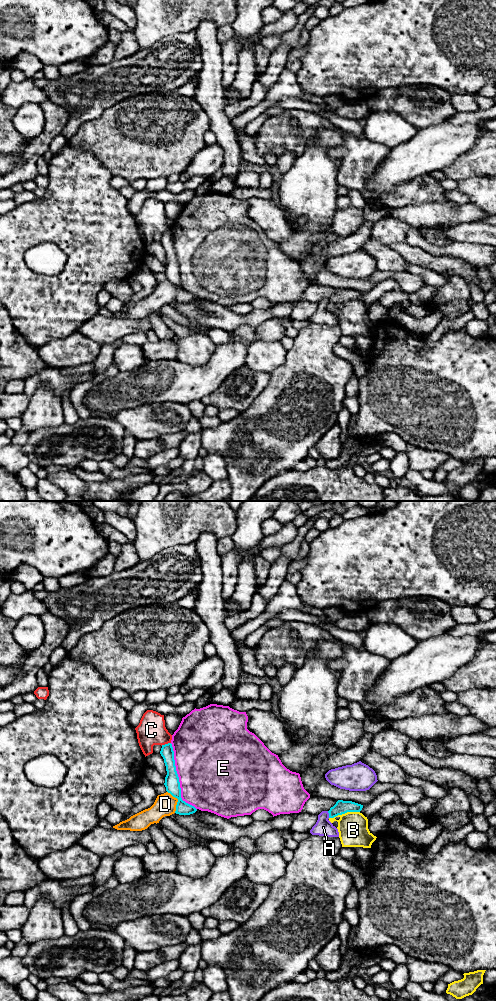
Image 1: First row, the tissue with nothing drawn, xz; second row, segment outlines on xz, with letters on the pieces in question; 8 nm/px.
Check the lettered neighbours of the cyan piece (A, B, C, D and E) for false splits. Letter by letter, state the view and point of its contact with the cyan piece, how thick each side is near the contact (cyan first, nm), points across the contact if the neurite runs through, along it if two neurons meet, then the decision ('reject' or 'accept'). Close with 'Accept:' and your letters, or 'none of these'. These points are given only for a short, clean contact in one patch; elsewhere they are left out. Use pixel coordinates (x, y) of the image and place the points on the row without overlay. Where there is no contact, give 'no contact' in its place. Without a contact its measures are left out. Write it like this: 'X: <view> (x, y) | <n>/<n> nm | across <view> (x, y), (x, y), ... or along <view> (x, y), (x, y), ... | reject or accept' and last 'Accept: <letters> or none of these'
A: xz (329, 302) | 110/140 nm | reject
B: xz (344, 301) | 110/240 nm | along xz (359, 299), (347, 299), (329, 306) | reject
C: xz (165, 232) | 100/220 nm | along xz (170, 230), (161, 233) | reject
D: xz (178, 289) | 120/180 nm | along xz (167, 279), (177, 287), (175, 300) | reject
E: xz (178, 266) | 120/500 nm | reject
Accept: none of these

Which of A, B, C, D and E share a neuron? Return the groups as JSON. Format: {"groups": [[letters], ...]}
{"groups": [["A"], ["B"], ["C"], ["D"], ["E"]]}

